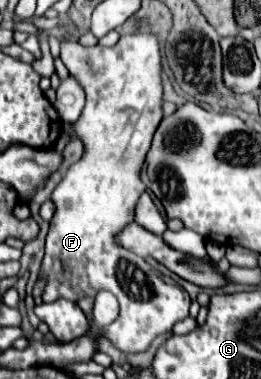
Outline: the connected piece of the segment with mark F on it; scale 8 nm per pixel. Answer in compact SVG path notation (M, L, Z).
M127 34L111 46L81 46L75 42L61 44L61 60L67 66L69 74L79 82L85 90L85 108L81 118L73 124L75 134L85 144L85 154L79 162L67 168L63 180L53 190L51 200L57 210L51 218L51 228L45 242L45 258L39 270L39 278L45 280L42 300L49 303L55 298L67 298L79 304L89 320L87 334L93 334L93 298L99 288L111 290L121 300L121 314L111 326L103 326L97 330L101 338L107 338L117 350L127 354L145 352L151 342L165 332L171 332L173 324L183 320L189 314L191 298L179 288L175 282L163 282L159 272L149 266L141 256L127 252L127 248L119 246L117 234L131 222L135 222L135 204L139 196L145 192L145 184L139 180L139 170L145 160L145 154L151 146L153 134L163 118L163 66L161 66L161 50L159 38L155 34Z

